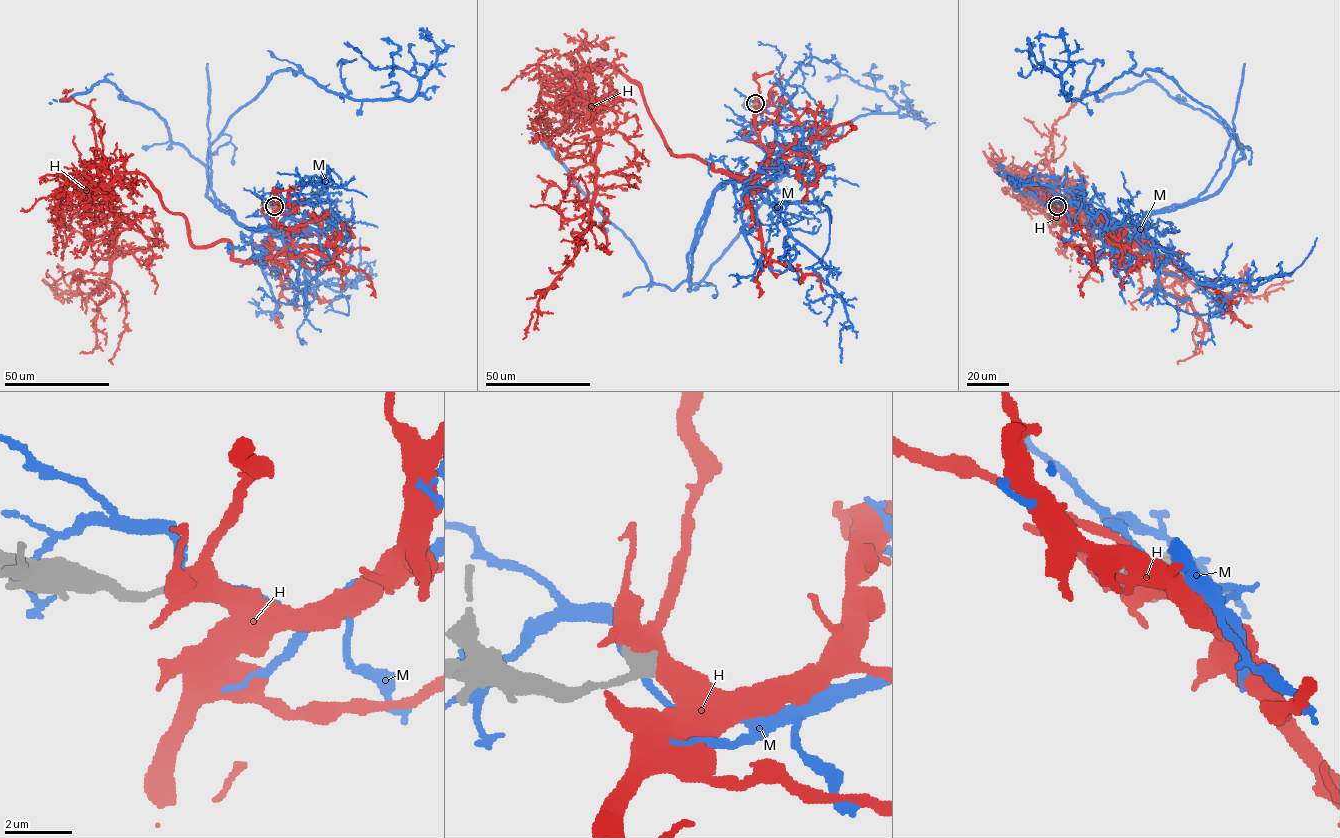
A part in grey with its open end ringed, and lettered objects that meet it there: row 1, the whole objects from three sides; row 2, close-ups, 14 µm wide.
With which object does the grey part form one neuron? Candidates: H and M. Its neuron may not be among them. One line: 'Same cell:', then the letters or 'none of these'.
Same cell: H

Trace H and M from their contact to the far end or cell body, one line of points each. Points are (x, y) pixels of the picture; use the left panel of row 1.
H: (275, 206), (289, 251), (235, 261), (118, 173), (108, 277), (59, 297), (42, 280)
M: (275, 206), (298, 201), (245, 228), (207, 196), (209, 145), (272, 74), (357, 99), (418, 89), (344, 43)

